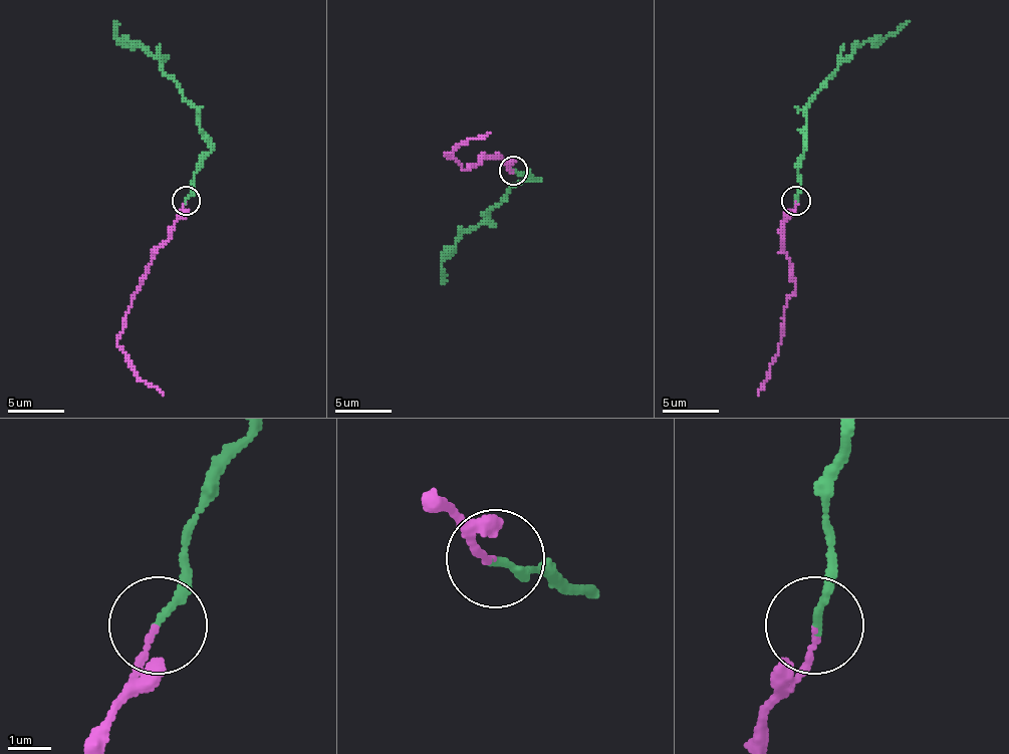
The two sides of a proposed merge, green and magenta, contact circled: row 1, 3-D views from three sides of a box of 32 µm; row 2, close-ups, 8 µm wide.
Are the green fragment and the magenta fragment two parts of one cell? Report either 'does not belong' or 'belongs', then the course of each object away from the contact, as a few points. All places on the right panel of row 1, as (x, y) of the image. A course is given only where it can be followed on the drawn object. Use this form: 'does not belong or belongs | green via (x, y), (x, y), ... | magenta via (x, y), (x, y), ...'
belongs | green via (795, 201), (801, 193), (798, 164), (803, 150), (809, 101), (860, 44), (880, 41), (909, 21) | magenta via (795, 201), (795, 212), (784, 227), (784, 249), (795, 292), (784, 309), (781, 340), (758, 395)

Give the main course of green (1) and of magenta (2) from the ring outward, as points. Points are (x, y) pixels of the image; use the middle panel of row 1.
1: (513, 170), (518, 176), (524, 173), (538, 178), (515, 184), (490, 215), (461, 235), (442, 264), (444, 283)
2: (513, 170), (501, 159), (484, 159), (464, 170), (456, 159), (444, 156), (459, 144), (490, 133)

